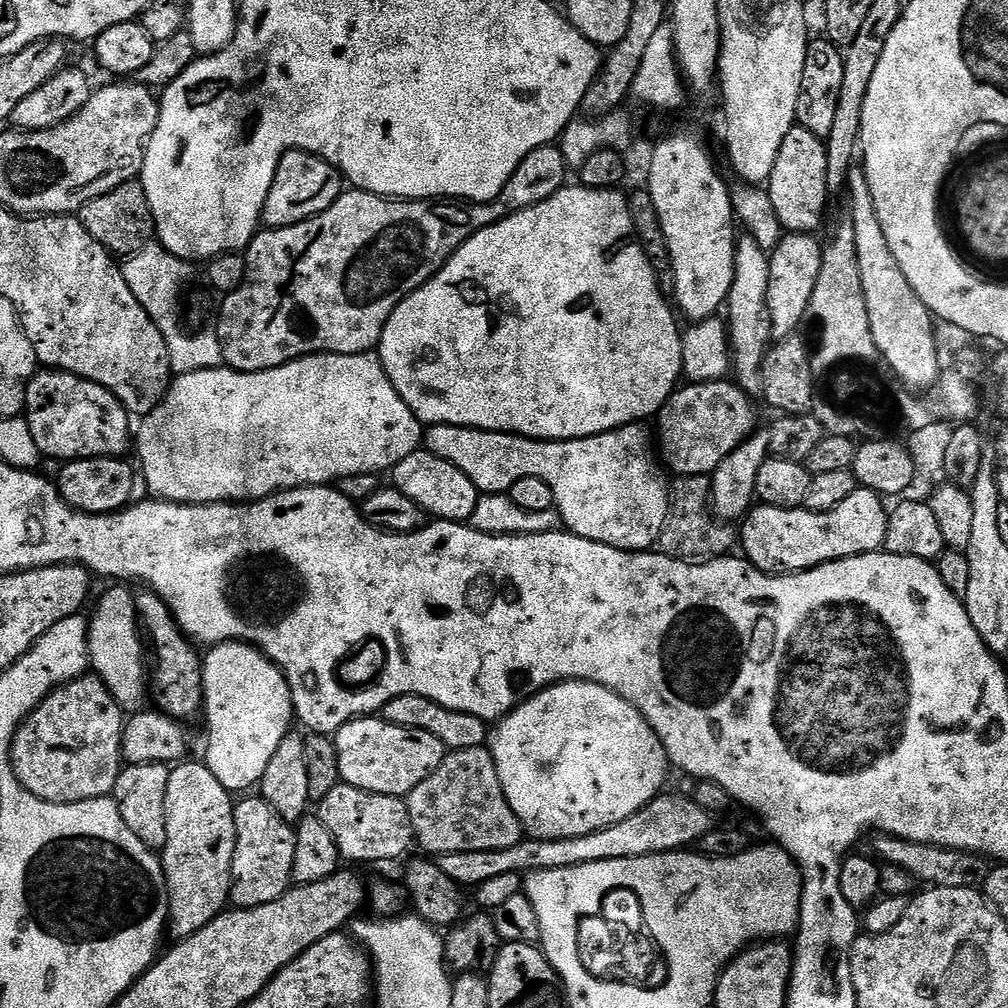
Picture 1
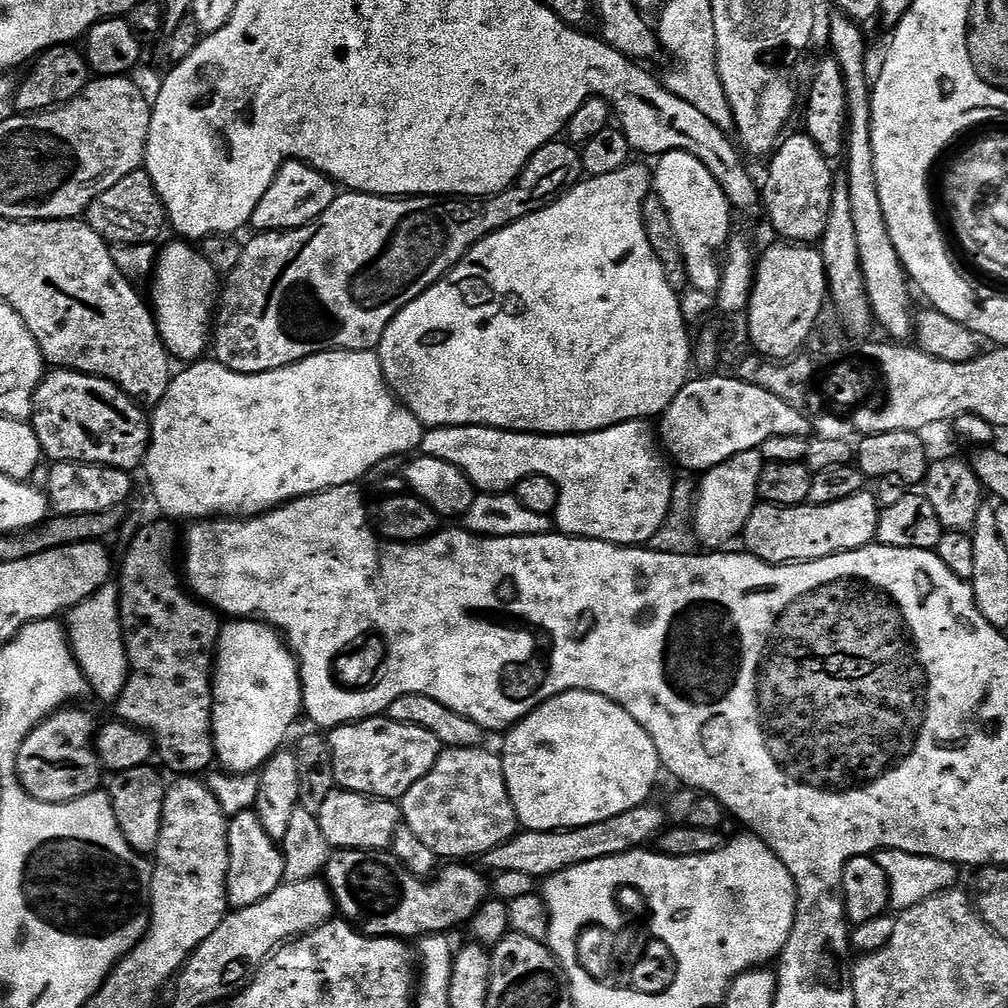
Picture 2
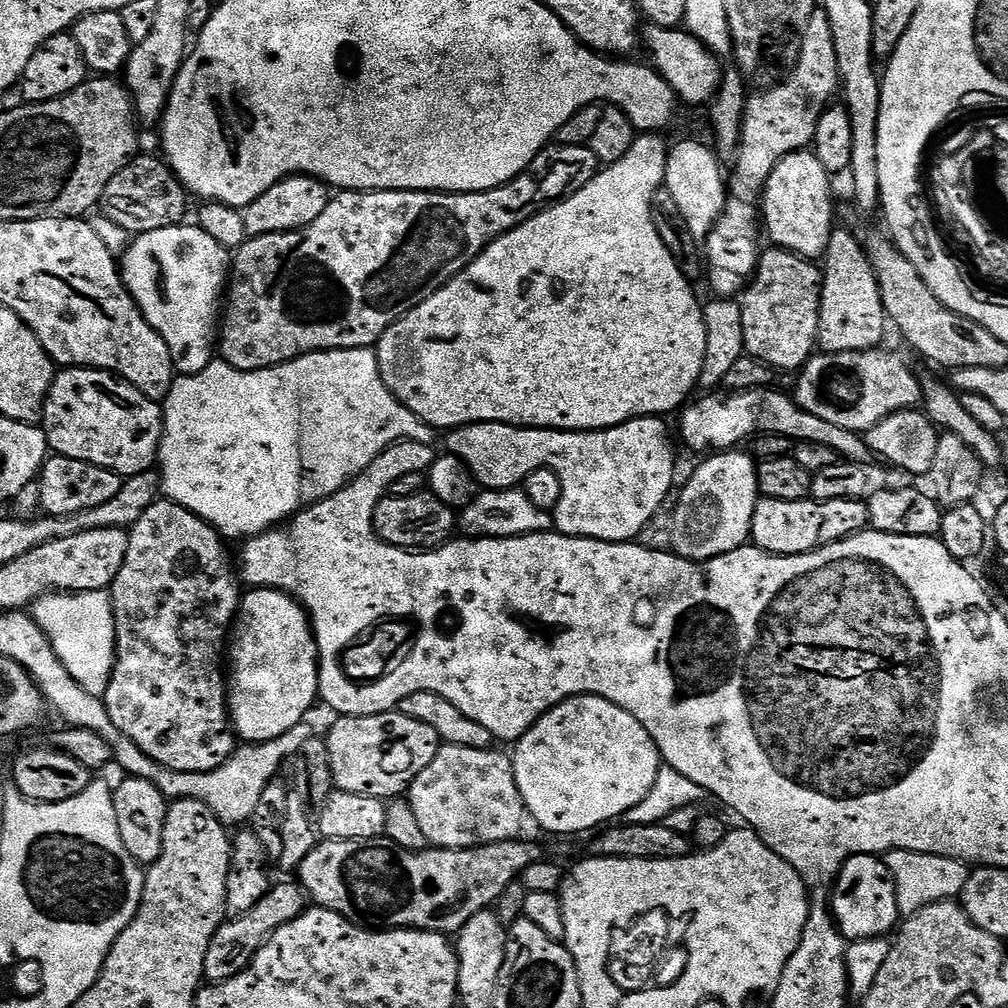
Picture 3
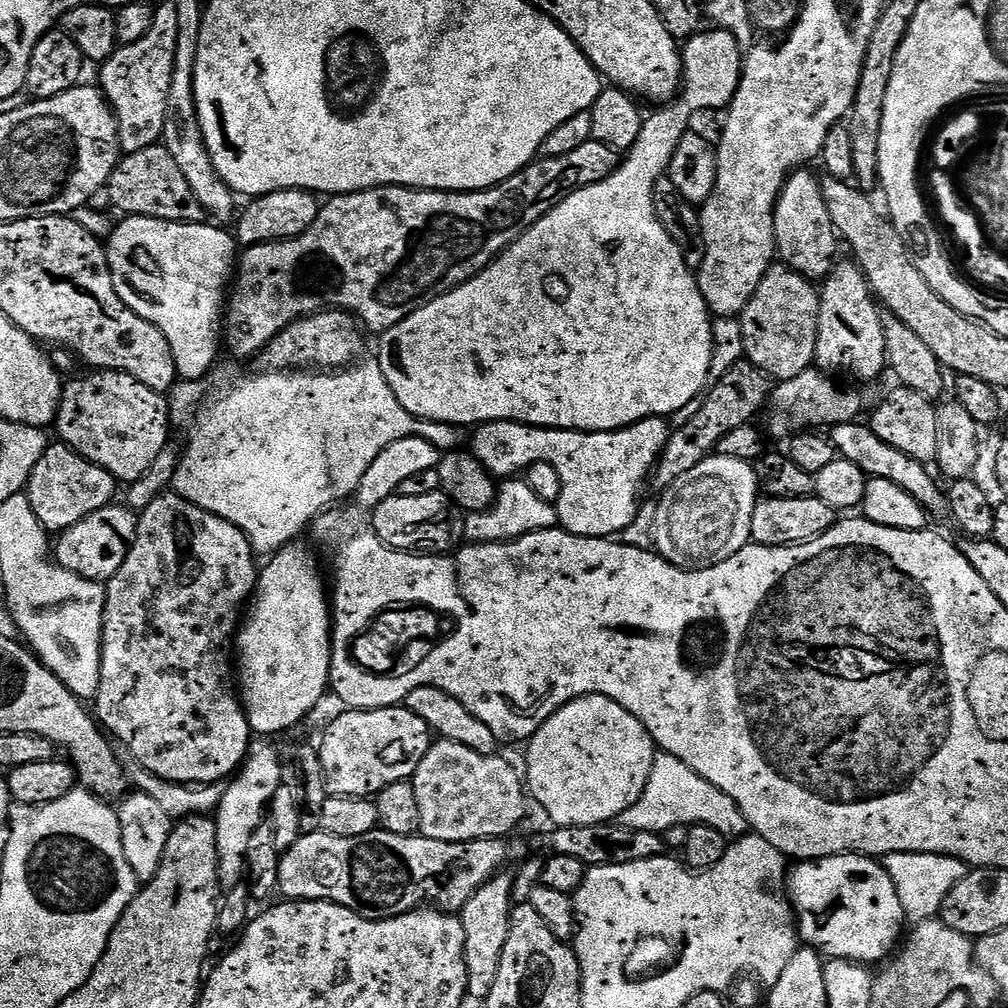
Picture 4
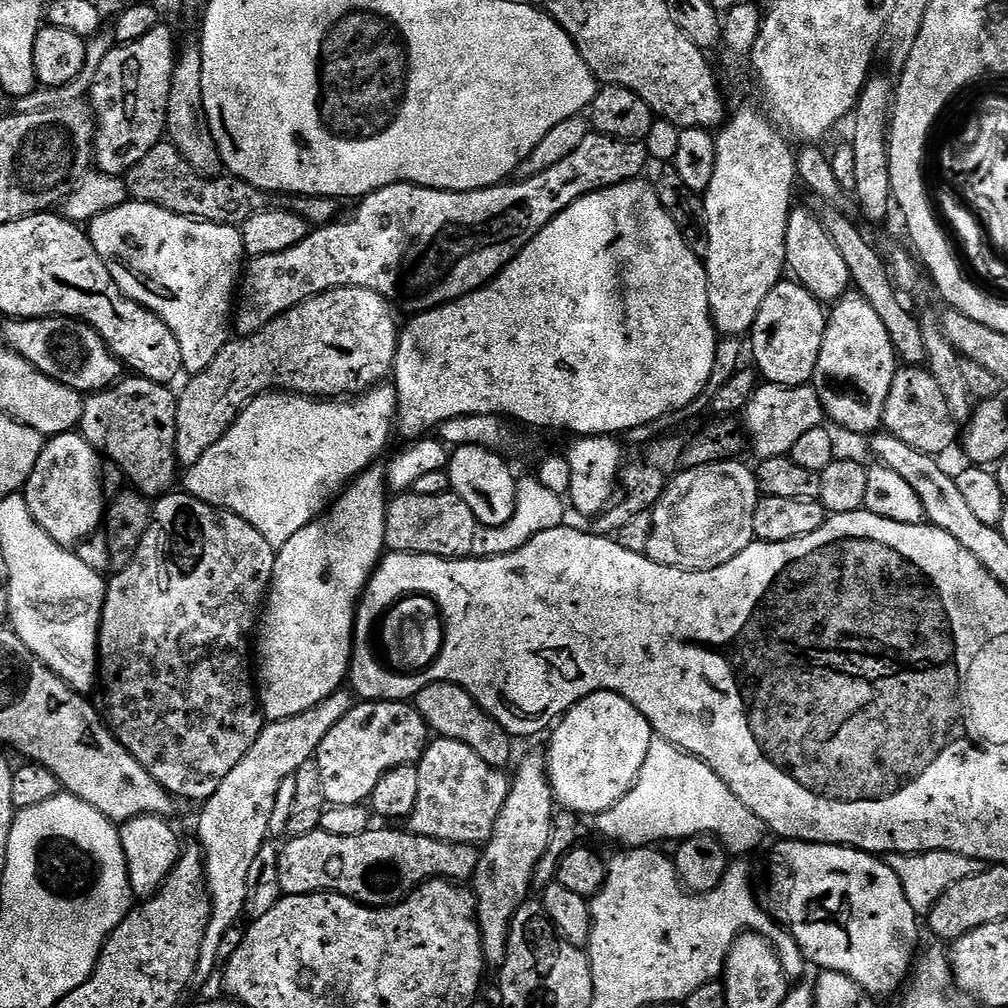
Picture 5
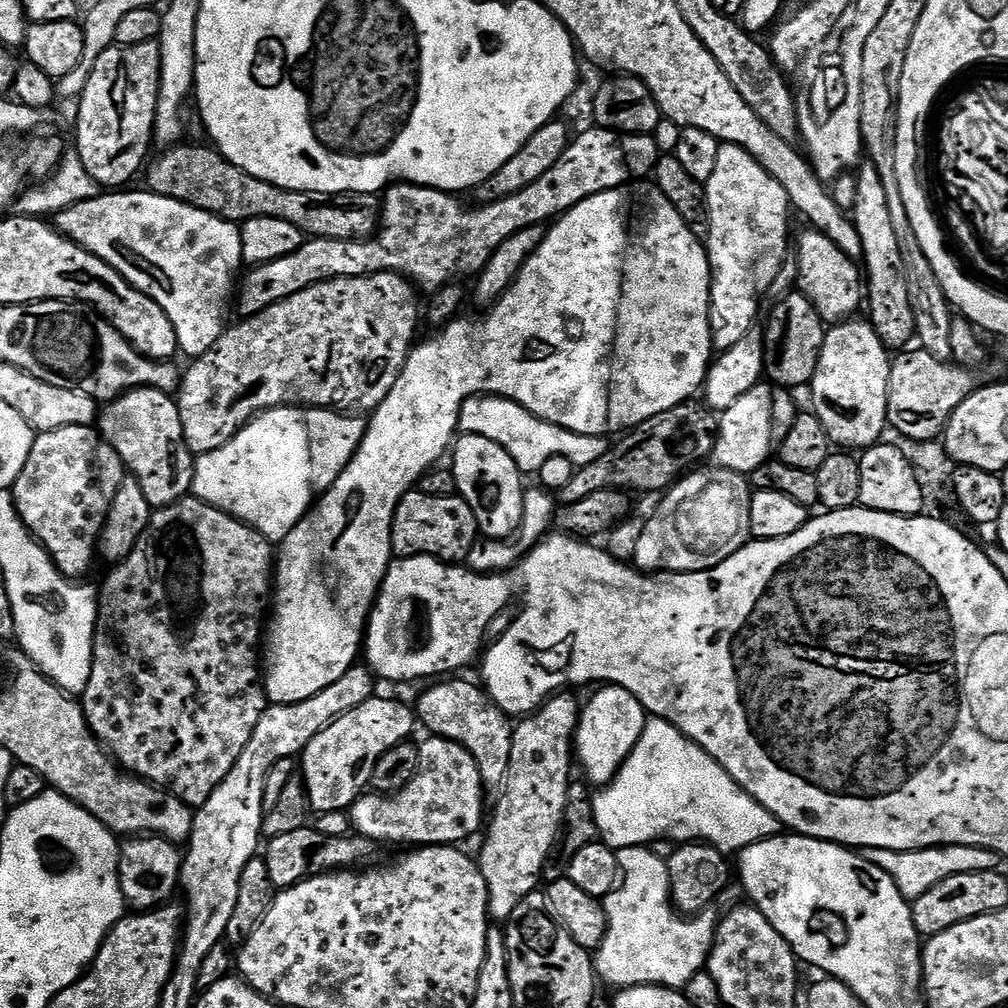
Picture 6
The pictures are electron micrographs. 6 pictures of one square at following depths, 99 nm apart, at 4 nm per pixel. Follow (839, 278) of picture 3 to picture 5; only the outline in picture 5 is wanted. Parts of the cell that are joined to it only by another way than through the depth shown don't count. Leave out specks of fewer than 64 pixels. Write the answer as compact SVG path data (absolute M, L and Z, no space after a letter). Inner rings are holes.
M855 290L835 301L827 318L822 354L818 354L811 387L815 388L829 421L856 436L867 437L883 425L886 398L898 371L896 351L886 326L882 326L882 318L874 314L874 306Z

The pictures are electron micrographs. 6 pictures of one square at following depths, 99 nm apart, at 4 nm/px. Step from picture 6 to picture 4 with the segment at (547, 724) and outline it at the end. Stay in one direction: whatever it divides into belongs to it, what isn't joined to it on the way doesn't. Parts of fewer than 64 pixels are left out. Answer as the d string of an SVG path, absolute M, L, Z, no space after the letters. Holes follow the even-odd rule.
M508 874L497 875L496 879L483 884L459 913L462 926L466 930L468 996L480 1002L487 1001L490 990L494 990L494 978L498 978L502 950L506 950L506 938L510 934L510 918L514 907L512 879Z

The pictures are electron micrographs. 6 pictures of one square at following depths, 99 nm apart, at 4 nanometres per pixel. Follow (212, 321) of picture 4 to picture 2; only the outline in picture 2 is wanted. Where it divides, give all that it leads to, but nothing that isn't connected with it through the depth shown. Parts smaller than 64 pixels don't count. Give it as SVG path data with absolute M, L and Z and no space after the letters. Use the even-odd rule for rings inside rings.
M176 243L180 244L168 244L159 249L156 271L150 280L150 304L154 309L156 327L169 353L177 361L196 362L207 353L204 352L207 348L209 351L214 340L214 317L222 292L222 276L195 243Z

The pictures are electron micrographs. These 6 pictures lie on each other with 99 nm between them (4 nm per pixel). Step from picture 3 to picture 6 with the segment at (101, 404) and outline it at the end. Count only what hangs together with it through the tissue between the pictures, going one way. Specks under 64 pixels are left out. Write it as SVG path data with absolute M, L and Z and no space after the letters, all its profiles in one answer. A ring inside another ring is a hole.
M135 388L116 400L107 401L98 416L98 431L107 444L114 448L118 458L122 458L125 469L138 482L138 486L142 486L142 494L146 494L146 502L153 510L170 506L192 492L196 465L182 434L180 405L169 393L157 388Z

